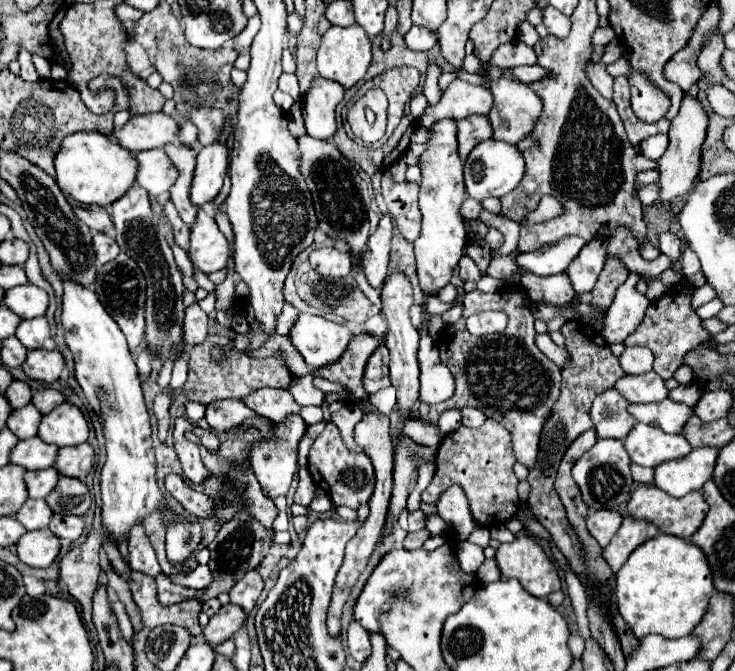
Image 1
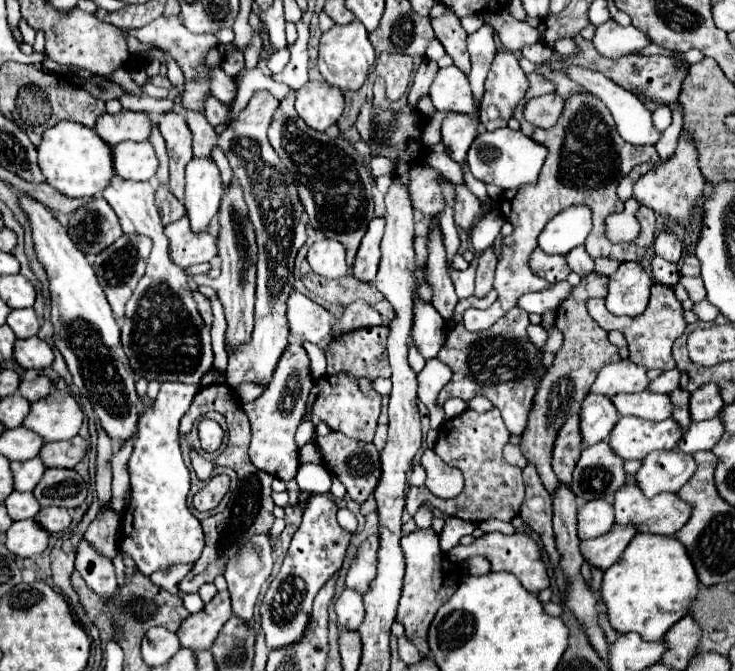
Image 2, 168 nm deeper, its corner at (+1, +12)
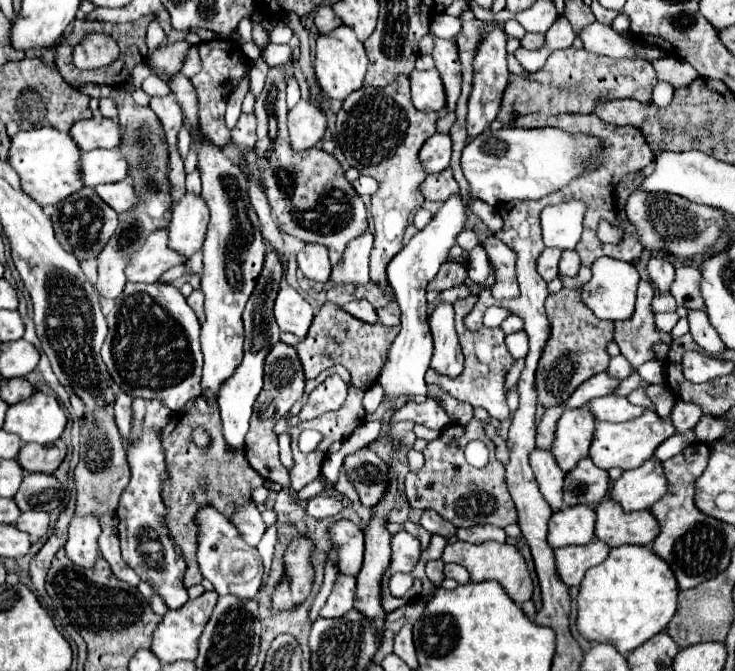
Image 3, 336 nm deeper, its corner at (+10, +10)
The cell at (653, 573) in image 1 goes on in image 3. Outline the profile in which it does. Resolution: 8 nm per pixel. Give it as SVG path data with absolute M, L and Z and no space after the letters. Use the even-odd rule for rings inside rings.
M624 544L612 548L610 556L602 564L586 572L578 594L578 630L590 642L606 642L616 646L620 654L628 654L634 648L642 646L654 634L666 630L668 622L676 612L676 598L678 598L678 582L670 566L658 554L654 554L650 546Z

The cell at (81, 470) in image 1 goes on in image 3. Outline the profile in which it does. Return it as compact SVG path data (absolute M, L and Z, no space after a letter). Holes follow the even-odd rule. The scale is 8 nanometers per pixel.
M56 440L52 446L40 446L40 444L24 444L18 462L26 472L46 472L52 474L62 460L66 458L66 444L62 440Z

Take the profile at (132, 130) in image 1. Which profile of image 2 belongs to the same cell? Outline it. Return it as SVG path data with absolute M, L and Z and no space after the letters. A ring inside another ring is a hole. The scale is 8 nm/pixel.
M121 110L119 114L101 114L93 130L97 136L101 136L101 140L107 140L109 146L115 146L123 140L143 142L149 138L151 120L143 112Z

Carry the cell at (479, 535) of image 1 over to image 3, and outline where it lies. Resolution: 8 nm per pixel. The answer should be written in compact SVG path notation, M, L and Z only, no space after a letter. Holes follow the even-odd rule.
M426 510L420 518L420 524L430 532L430 534L440 534L444 538L450 538L456 534L456 526L452 526L448 520L440 518L440 514L436 514L434 510Z

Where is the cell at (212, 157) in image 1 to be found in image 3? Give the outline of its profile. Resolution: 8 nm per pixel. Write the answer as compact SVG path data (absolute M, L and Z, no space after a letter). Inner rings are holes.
M186 192L172 208L172 222L168 226L172 250L192 256L202 248L208 224L208 204L200 194Z

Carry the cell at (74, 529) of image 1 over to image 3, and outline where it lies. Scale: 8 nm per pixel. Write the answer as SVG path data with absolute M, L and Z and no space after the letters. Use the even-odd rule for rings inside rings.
M22 512L16 520L16 526L30 536L44 536L50 526L50 518L46 512Z

